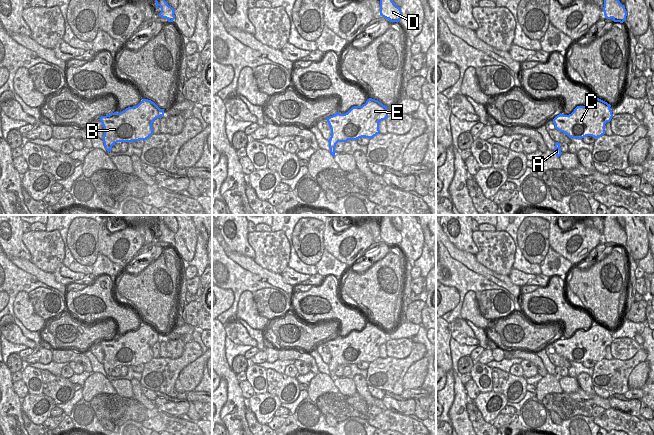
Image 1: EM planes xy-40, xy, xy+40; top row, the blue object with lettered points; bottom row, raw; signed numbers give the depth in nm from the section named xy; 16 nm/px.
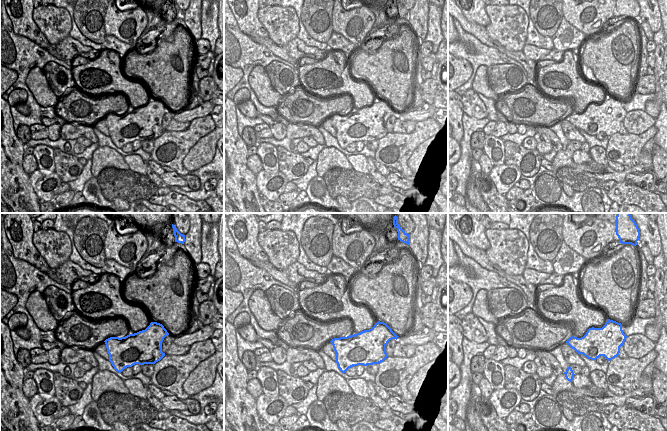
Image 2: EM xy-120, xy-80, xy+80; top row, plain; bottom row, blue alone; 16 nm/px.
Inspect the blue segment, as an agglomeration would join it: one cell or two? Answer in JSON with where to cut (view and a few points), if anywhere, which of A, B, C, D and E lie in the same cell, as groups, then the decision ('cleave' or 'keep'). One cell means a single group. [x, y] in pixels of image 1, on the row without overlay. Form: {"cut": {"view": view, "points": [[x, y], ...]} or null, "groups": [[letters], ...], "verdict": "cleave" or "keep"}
{"cut": null, "groups": [["A", "B", "C", "D", "E"]], "verdict": "keep"}

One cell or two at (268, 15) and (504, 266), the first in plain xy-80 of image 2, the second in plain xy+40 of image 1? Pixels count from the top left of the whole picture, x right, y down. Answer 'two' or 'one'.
one

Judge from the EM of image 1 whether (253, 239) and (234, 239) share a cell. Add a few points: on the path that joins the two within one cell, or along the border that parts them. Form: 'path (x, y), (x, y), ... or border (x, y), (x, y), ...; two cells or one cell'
border (248, 232), (247, 239), (254, 252), (253, 259); two cells

